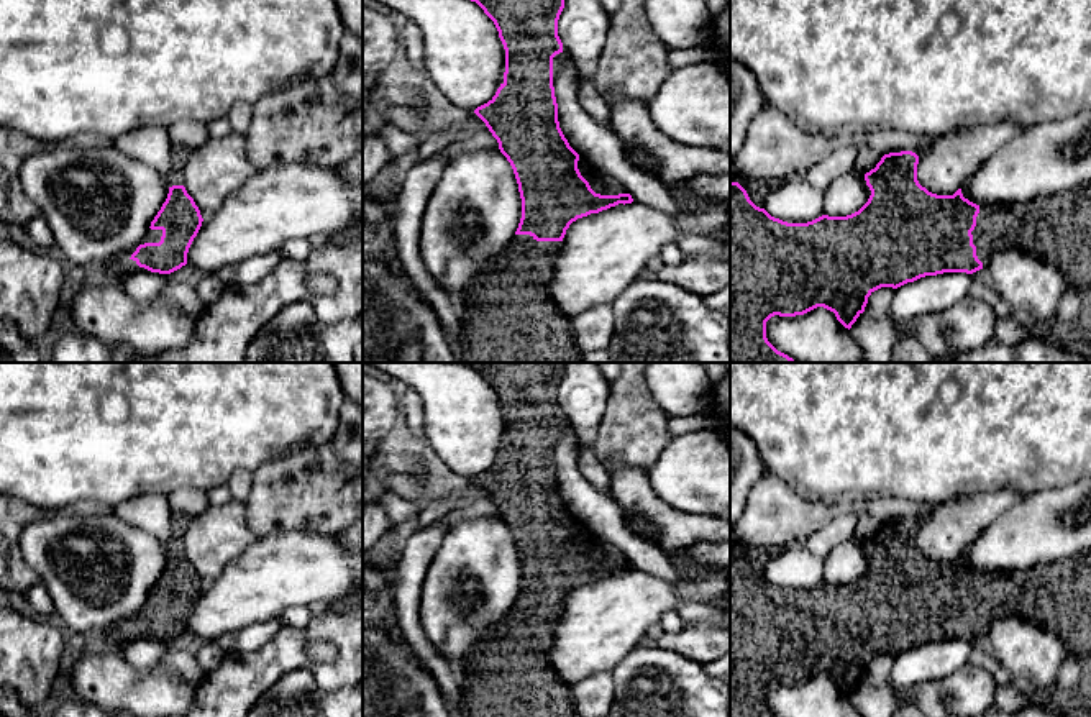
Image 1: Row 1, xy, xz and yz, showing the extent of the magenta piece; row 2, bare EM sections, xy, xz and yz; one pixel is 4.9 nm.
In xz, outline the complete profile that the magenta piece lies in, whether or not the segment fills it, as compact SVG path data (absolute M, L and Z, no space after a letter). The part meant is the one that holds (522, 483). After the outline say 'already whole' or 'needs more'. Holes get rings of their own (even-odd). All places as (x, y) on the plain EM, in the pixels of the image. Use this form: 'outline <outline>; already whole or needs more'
outline M464 363L476 369L494 389L505 417L504 450L495 463L474 481L486 491L510 530L522 566L518 596L494 633L469 656L461 674L461 717L579 717L574 707L573 686L563 681L550 661L556 623L563 615L566 597L577 586L599 581L619 571L632 571L630 561L600 563L577 537L579 522L569 514L558 489L558 471L553 454L553 425L563 420L558 387L564 363Z; needs more

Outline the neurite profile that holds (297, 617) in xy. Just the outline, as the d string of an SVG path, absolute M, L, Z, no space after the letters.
M299 605L284 610L279 619L284 622L284 627L304 628L313 614L313 607Z

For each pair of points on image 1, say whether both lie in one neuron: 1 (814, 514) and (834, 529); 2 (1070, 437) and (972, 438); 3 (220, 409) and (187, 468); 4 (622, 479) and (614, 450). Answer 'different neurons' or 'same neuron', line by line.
1: different neurons
2: same neuron
3: same neuron
4: different neurons

